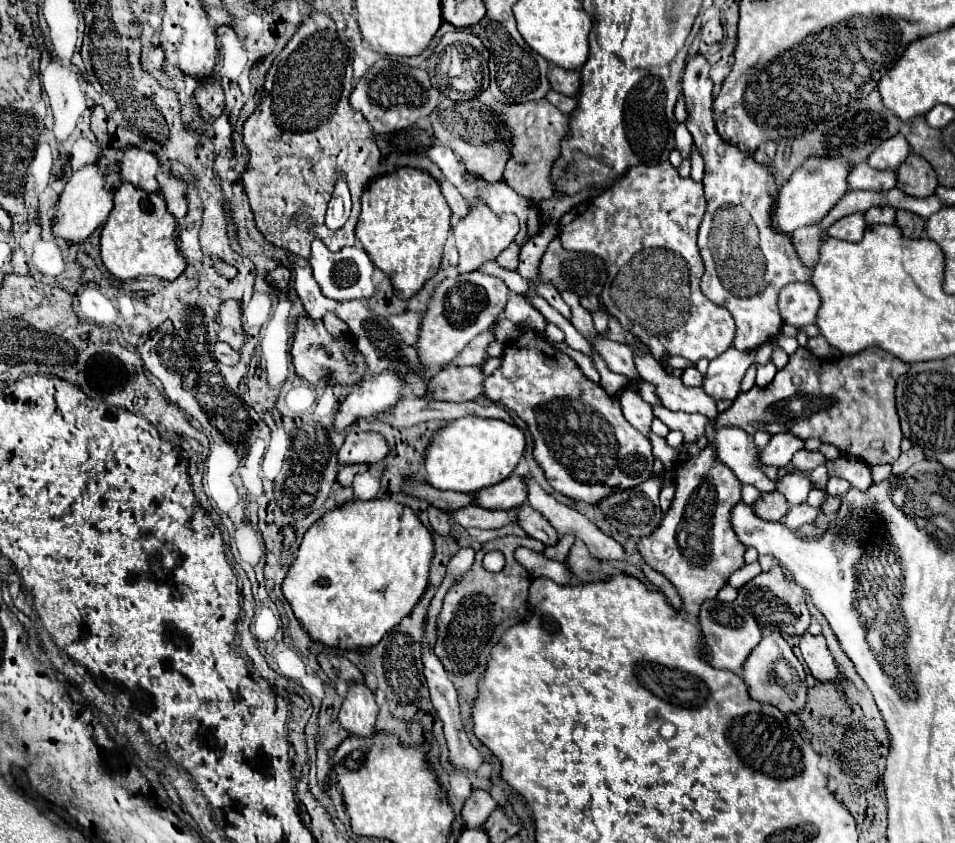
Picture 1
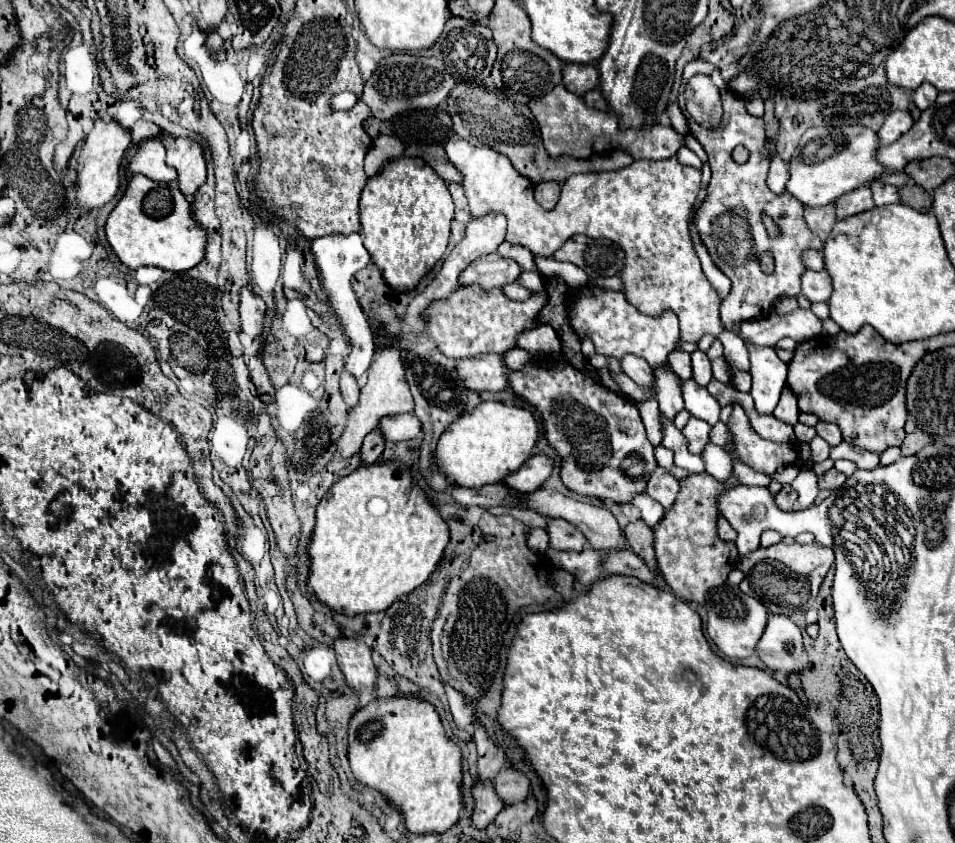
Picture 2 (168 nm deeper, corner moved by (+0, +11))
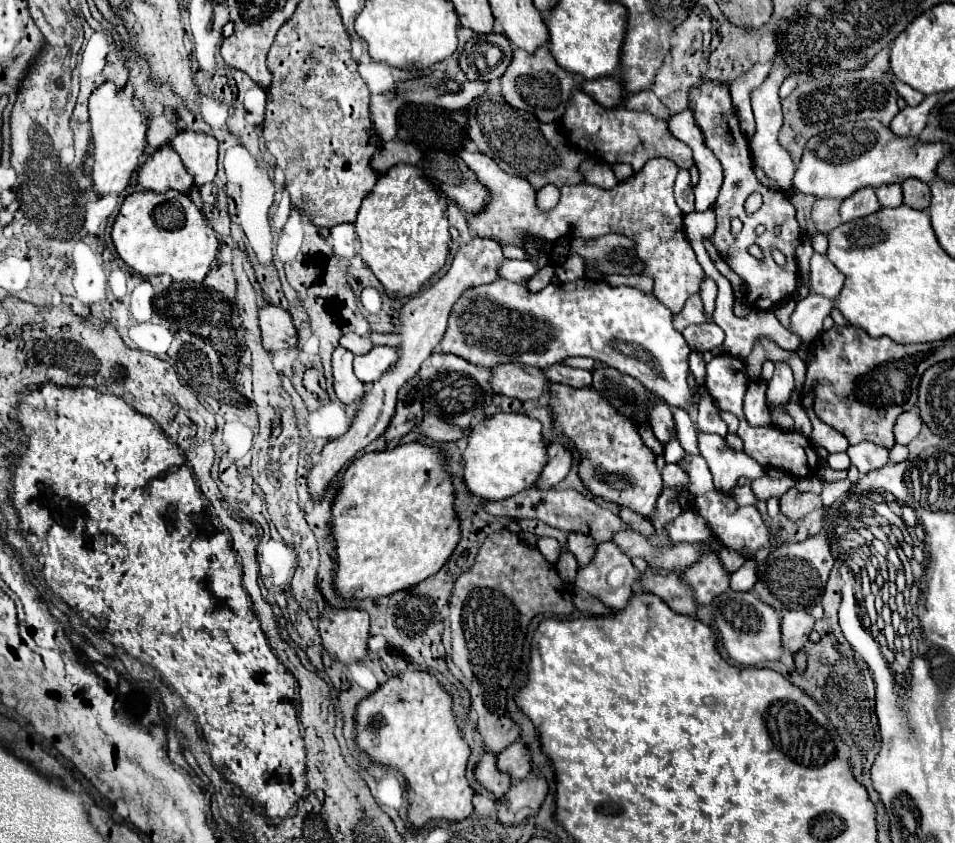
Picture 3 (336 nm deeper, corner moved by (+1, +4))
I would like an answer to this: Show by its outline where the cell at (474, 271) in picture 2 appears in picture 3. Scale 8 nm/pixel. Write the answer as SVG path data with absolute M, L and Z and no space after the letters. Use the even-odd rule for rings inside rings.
M506 259L500 267L500 277L514 283L526 283L536 271L538 271L538 265L530 259L524 259L524 261Z

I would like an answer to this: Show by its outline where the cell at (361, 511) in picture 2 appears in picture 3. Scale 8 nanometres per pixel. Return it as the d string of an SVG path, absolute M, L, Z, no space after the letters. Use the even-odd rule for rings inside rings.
M402 443L390 449L364 453L344 473L344 483L332 505L336 539L336 589L344 599L376 599L418 585L434 575L460 541L460 519L454 511L454 483L444 465L444 453L426 443Z

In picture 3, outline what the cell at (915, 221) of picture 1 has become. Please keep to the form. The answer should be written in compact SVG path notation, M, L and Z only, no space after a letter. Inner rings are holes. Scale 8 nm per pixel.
M906 179L902 183L902 189L904 189L904 203L908 207L914 207L914 209L928 209L930 205L930 185L924 183L924 181L918 181L918 179Z

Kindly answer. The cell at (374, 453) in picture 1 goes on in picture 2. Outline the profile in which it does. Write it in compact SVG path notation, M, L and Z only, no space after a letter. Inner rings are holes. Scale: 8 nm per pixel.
M397 414L381 418L377 430L383 430L383 438L387 438L387 442L401 442L419 436L421 422L413 414Z

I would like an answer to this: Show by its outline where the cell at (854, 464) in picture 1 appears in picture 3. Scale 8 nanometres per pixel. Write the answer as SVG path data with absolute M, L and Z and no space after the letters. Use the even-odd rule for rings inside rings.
M862 441L858 445L850 445L846 453L848 453L852 465L858 467L858 471L862 475L866 475L868 471L874 471L874 469L888 465L888 453L890 451L886 451L886 447L882 447L882 445Z

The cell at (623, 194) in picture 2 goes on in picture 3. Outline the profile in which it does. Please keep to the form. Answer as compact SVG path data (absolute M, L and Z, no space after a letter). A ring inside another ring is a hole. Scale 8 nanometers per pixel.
M462 151L460 157L476 173L478 181L488 187L490 201L478 215L468 215L468 225L476 235L492 237L504 245L522 245L526 237L554 241L572 233L574 237L602 237L608 233L622 233L636 243L638 257L646 263L646 275L654 277L654 295L674 313L680 313L686 299L700 291L704 271L698 265L682 227L682 211L674 201L674 181L678 167L668 159L650 159L642 171L612 189L602 189L590 183L564 185L560 201L550 211L536 207L534 189L522 177L508 175L494 159L484 153Z

